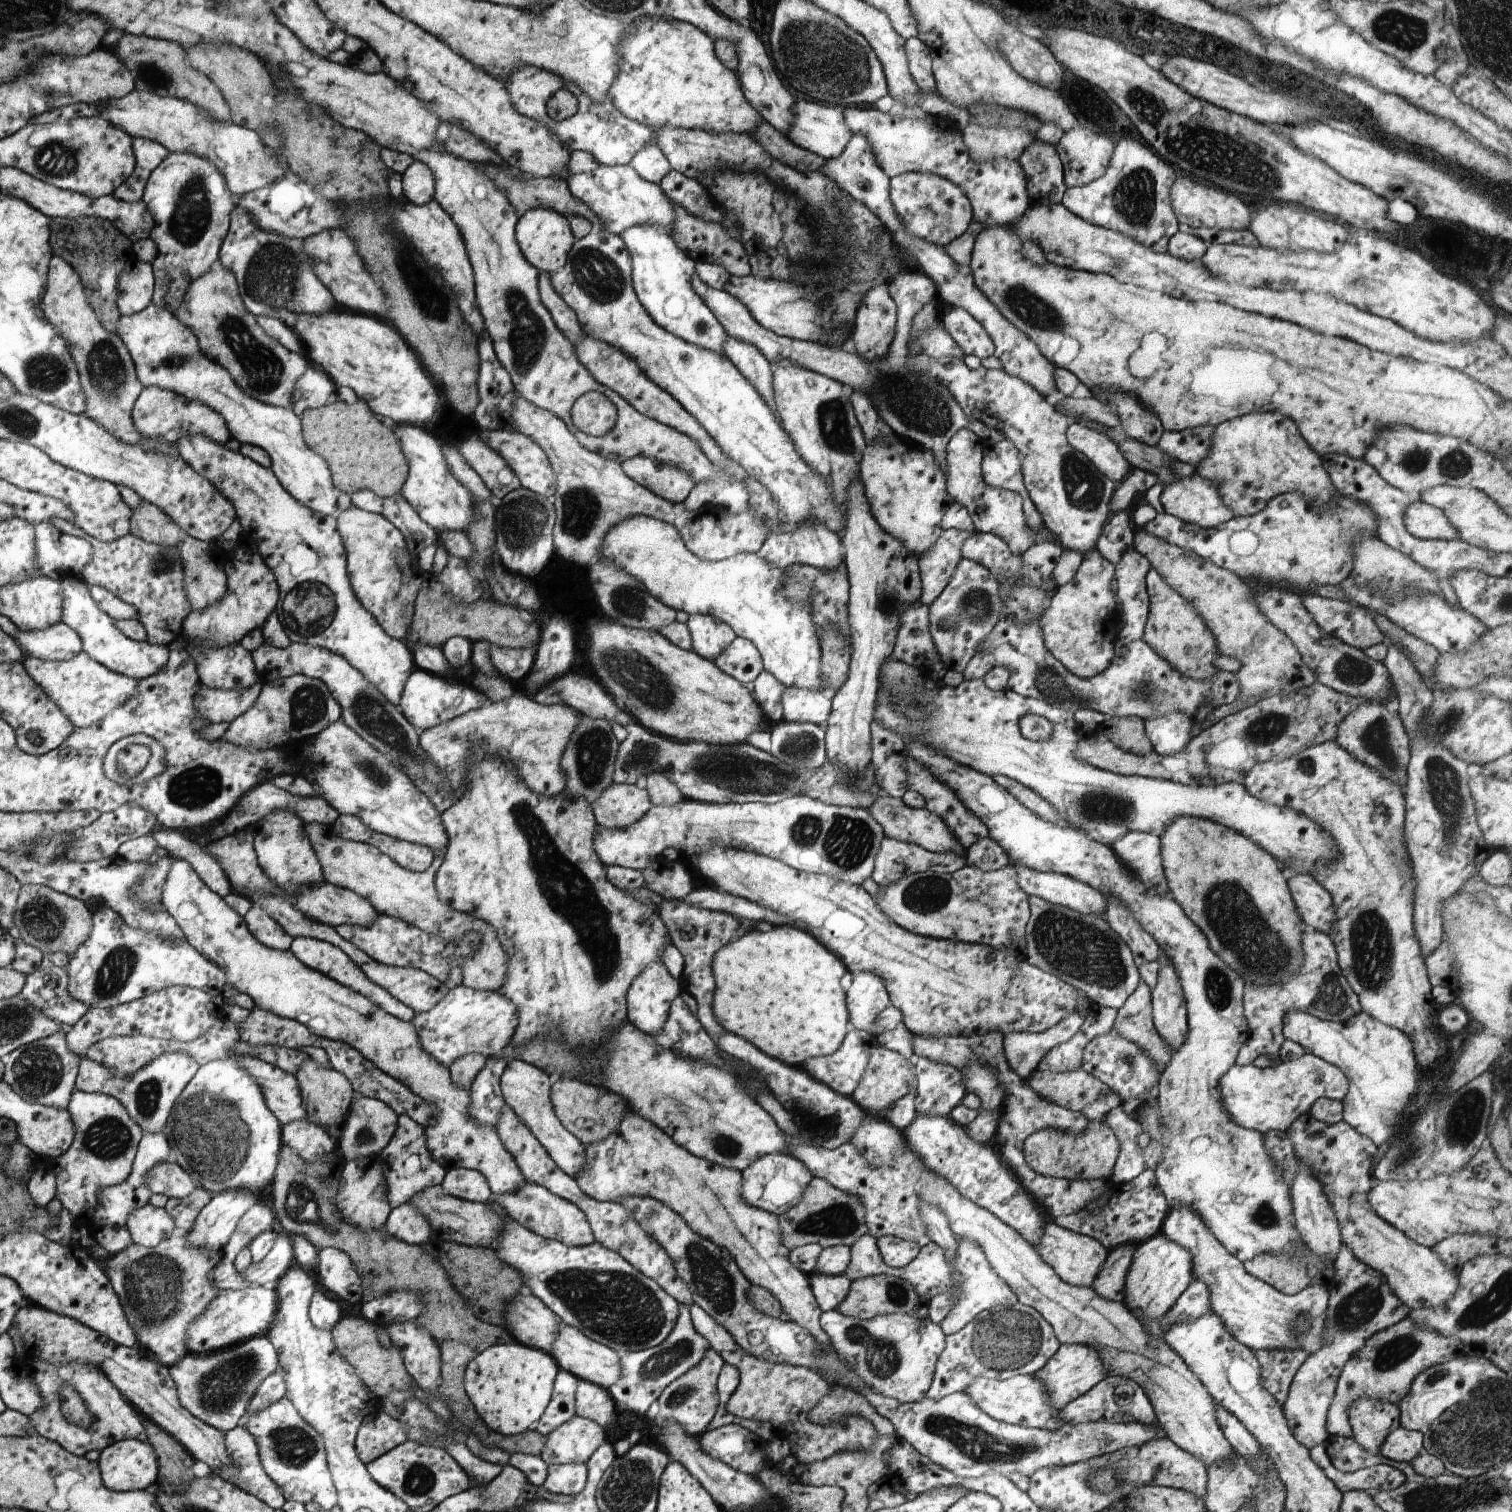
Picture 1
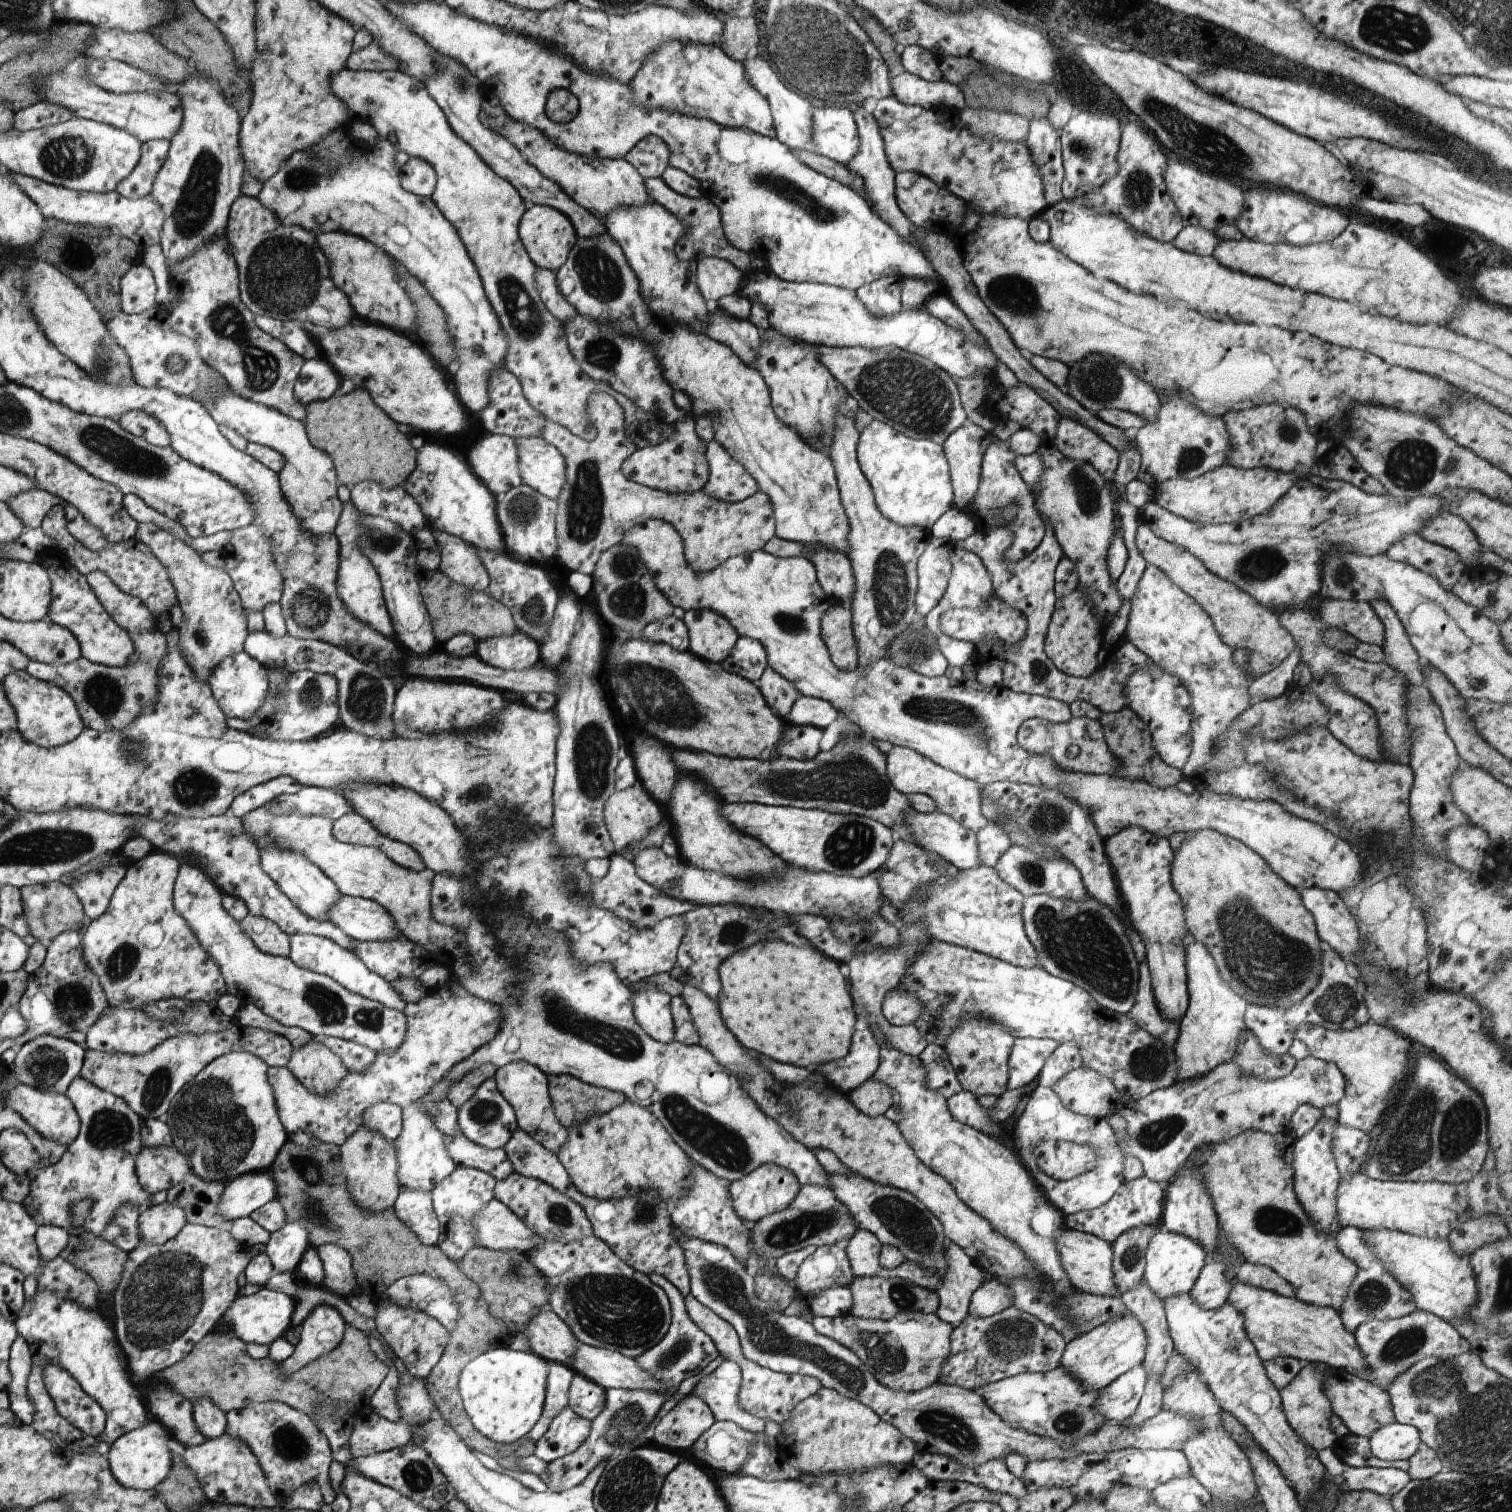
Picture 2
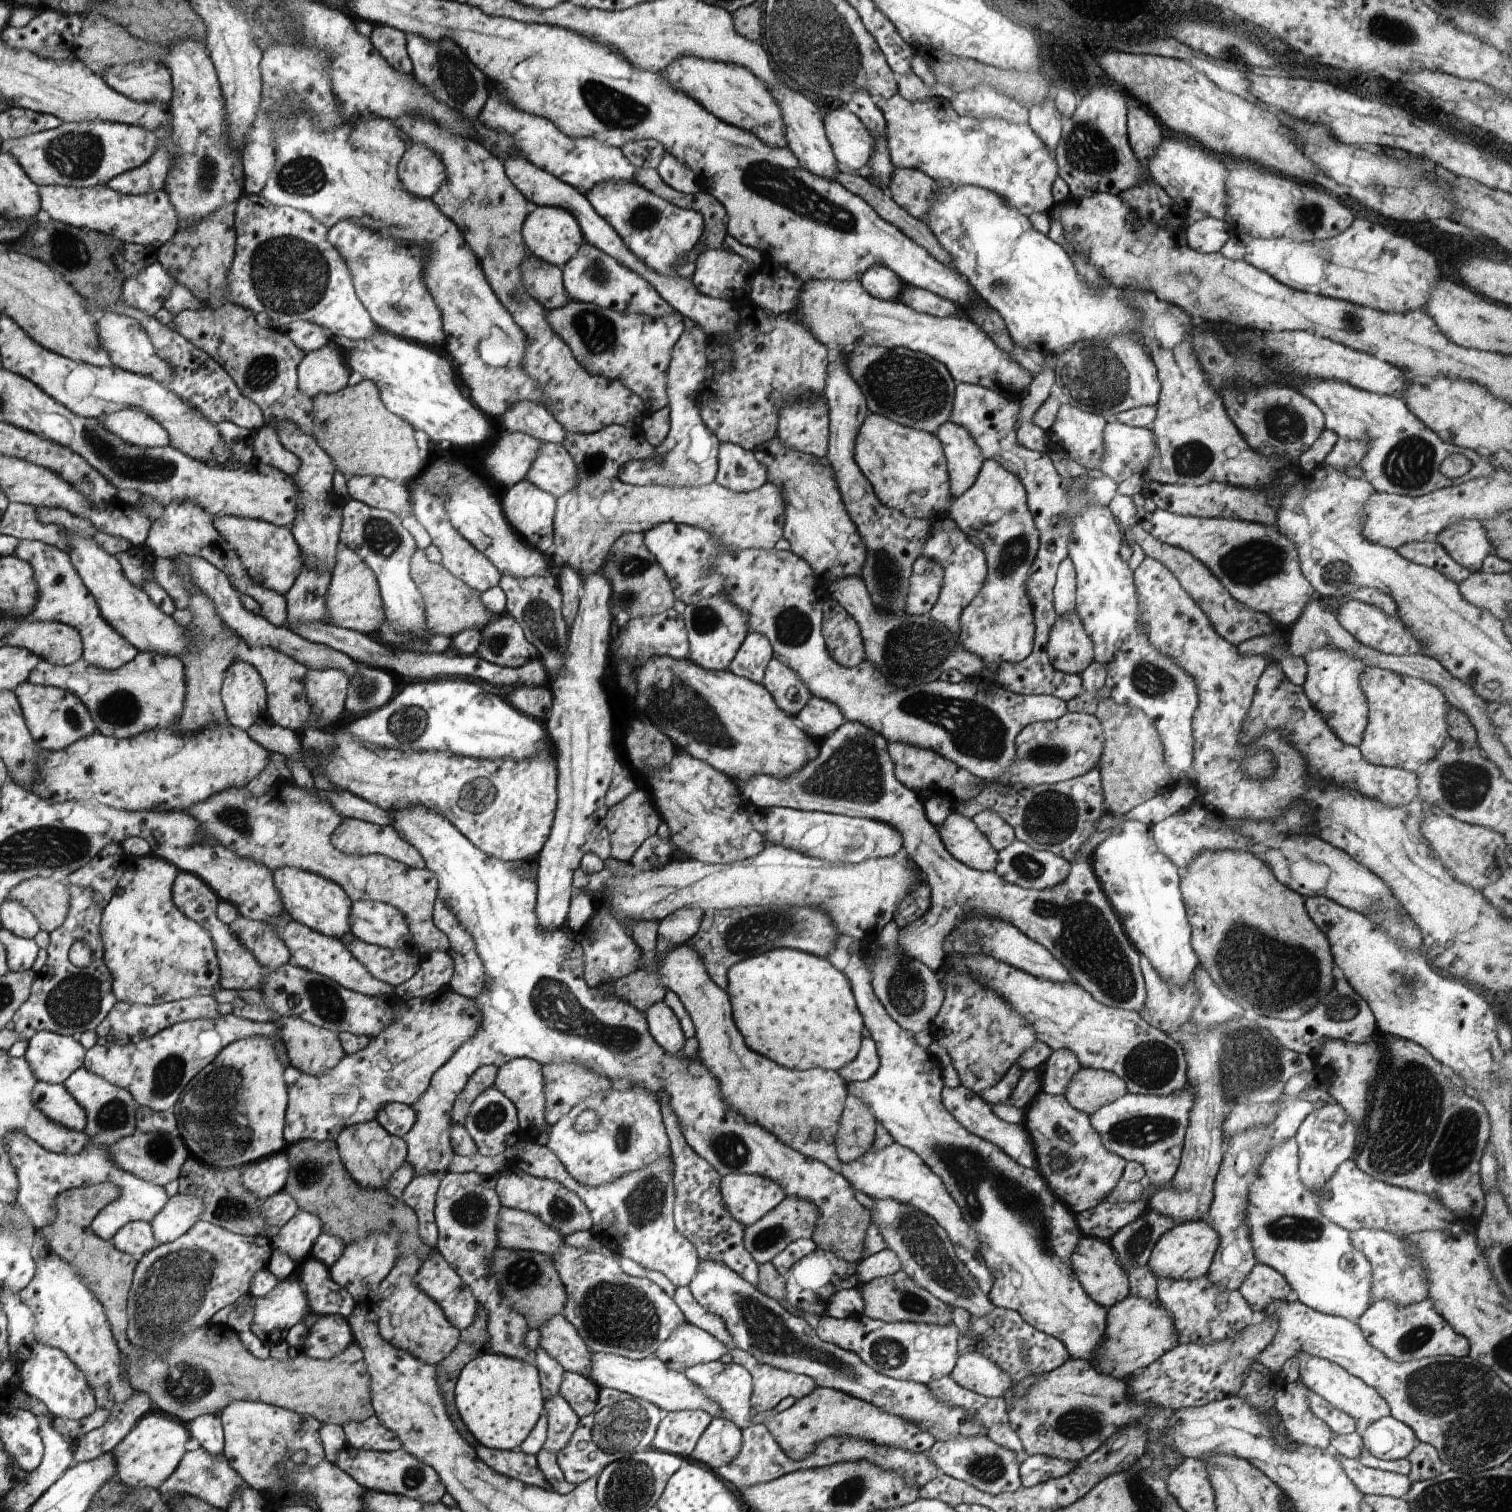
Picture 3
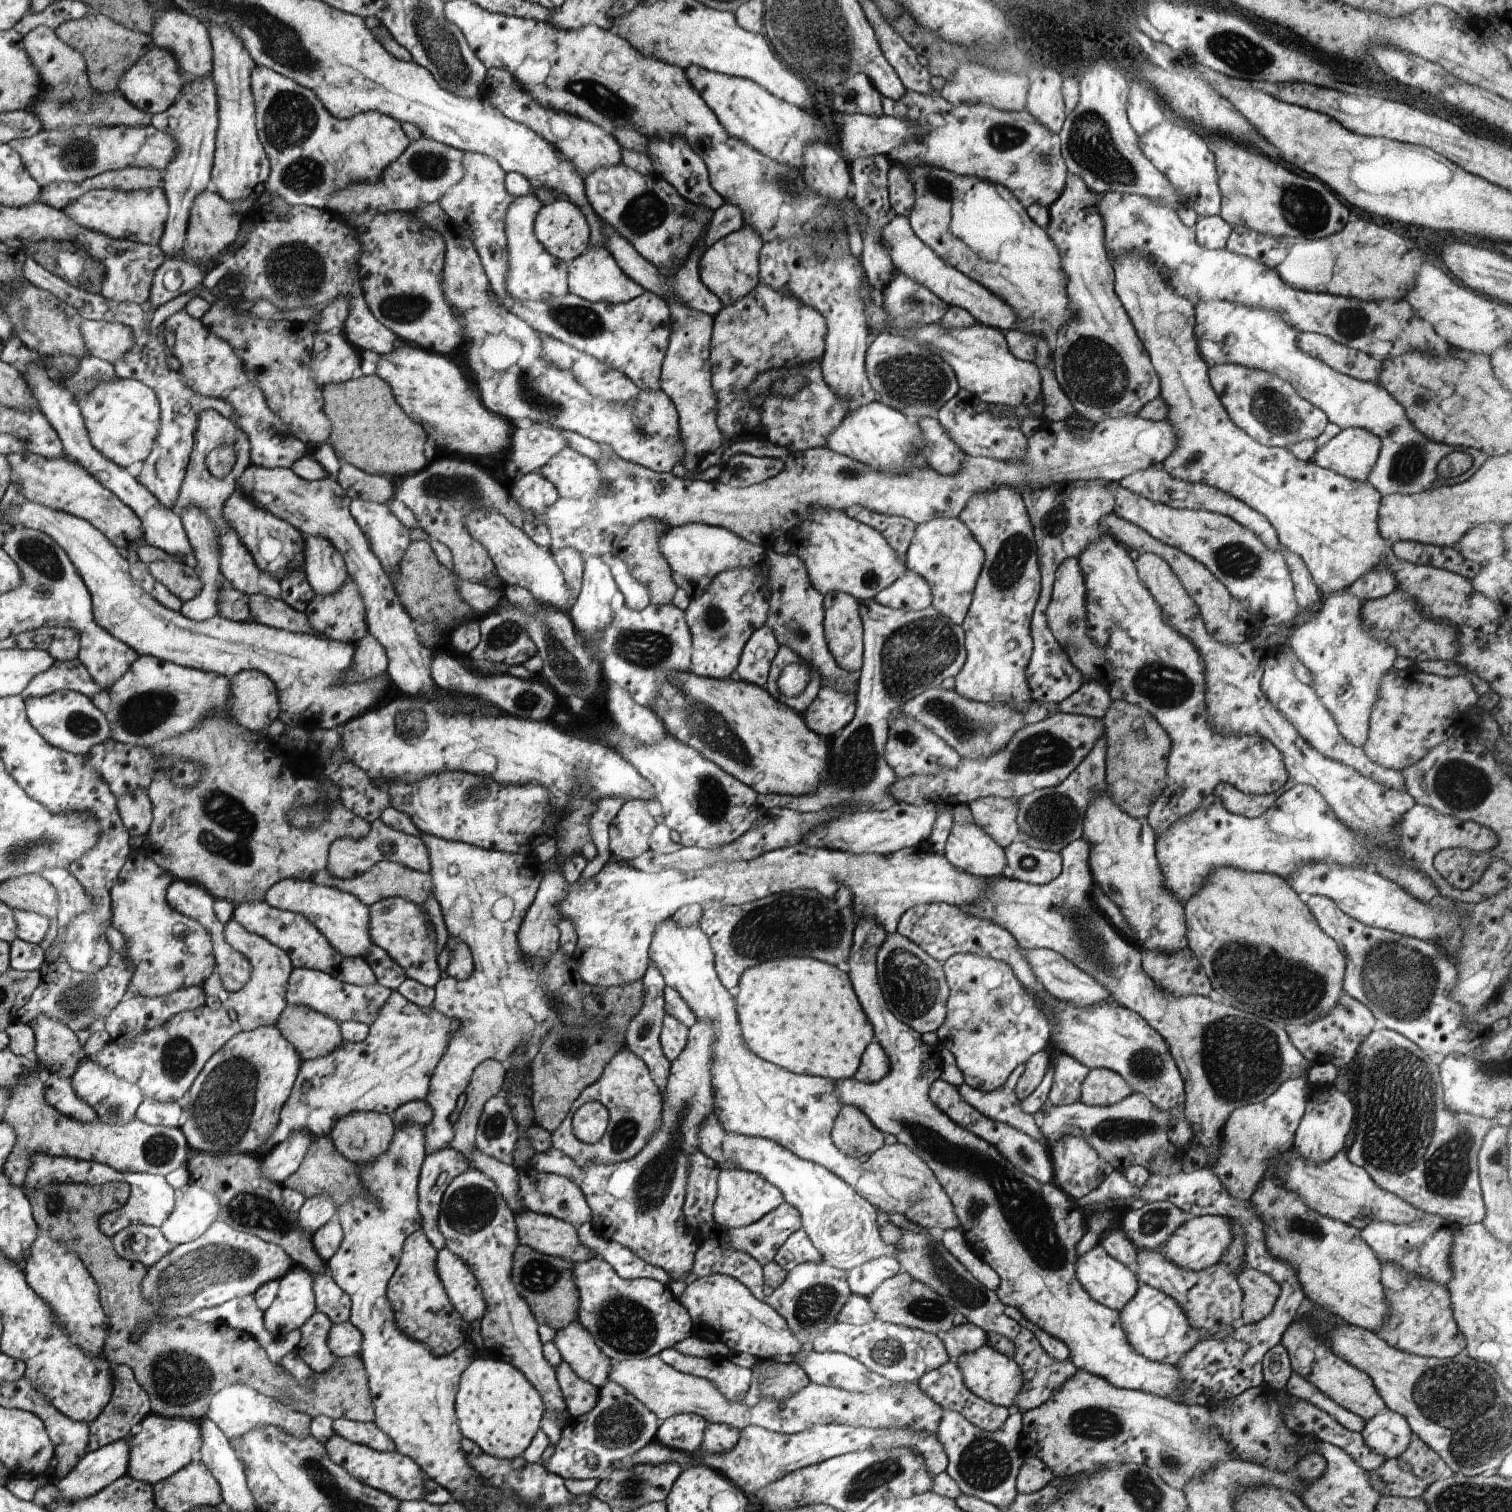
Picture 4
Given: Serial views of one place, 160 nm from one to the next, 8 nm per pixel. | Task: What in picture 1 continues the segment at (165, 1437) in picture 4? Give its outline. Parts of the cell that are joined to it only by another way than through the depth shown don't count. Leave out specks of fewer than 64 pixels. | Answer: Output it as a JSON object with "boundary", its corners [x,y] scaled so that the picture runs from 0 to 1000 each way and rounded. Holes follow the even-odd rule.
{"boundary":[[[81,952],[70,956],[66,959],[66,962],[63,967],[65,968],[69,983],[71,983],[73,986],[97,985],[104,978],[105,968],[103,960],[99,955],[91,952]]]}

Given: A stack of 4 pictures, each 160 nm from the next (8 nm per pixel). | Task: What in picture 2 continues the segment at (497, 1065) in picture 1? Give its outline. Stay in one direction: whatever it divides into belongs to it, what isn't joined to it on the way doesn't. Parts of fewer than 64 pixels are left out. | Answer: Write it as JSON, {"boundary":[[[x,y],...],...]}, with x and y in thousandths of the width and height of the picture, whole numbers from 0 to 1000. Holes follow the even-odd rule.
{"boundary":[[[326,712],[321,713],[309,728],[302,733],[303,747],[308,753],[323,760],[331,760],[338,749],[342,747],[338,731],[330,724]]]}

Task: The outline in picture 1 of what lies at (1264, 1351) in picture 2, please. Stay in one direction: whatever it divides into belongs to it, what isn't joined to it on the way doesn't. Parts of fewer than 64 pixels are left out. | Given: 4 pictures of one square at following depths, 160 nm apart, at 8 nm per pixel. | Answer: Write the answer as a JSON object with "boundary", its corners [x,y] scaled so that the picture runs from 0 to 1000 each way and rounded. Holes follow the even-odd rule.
{"boundary":[[[776,798],[769,806],[767,815],[774,821],[778,823],[788,830],[789,845],[794,847],[799,853],[800,868],[805,870],[813,884],[822,890],[831,893],[862,892],[864,896],[870,894],[876,888],[876,874],[878,864],[878,854],[874,850],[866,849],[859,854],[851,856],[843,853],[837,848],[833,847],[823,839],[821,835],[813,829],[810,825],[798,813],[795,806],[787,798]]]}

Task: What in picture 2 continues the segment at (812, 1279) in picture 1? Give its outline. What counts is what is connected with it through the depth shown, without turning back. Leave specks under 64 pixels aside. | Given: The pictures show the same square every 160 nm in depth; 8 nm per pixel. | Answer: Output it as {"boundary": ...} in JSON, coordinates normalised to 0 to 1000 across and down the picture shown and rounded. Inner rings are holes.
{"boundary":[[[561,851],[545,852],[534,858],[533,860],[538,870],[551,872],[562,868],[563,856]]]}

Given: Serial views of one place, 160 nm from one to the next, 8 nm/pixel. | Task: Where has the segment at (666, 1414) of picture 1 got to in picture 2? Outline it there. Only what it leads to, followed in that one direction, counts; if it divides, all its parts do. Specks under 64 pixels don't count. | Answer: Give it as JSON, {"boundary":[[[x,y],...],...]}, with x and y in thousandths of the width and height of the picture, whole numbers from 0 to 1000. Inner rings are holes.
{"boundary":[[[457,919],[437,938],[431,952],[444,960],[456,958],[473,940],[466,925]]]}

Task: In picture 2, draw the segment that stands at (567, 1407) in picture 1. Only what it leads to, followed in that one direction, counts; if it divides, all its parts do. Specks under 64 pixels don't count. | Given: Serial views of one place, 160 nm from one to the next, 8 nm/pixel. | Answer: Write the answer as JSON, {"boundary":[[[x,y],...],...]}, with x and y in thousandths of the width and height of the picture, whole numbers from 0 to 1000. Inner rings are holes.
{"boundary":[[[363,901],[362,919],[360,922],[359,934],[357,939],[350,946],[349,950],[356,953],[362,945],[363,941],[368,937],[373,931],[376,930],[375,920],[380,907],[371,901]]]}

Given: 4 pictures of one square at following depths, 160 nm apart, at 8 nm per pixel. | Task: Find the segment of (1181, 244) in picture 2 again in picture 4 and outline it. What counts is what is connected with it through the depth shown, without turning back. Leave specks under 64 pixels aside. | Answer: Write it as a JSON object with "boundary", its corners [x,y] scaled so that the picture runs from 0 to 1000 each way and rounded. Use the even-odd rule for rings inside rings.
{"boundary":[[[806,142],[793,144],[789,149],[790,160],[798,165],[809,165],[815,149]]]}

